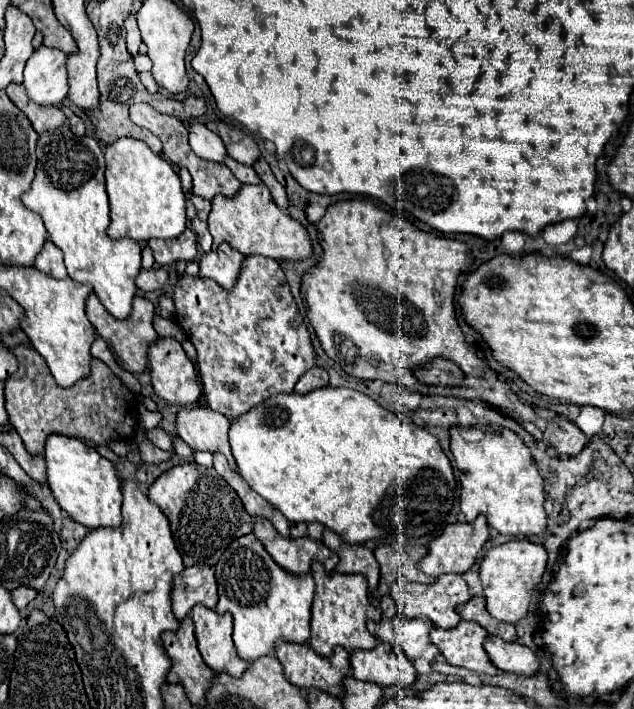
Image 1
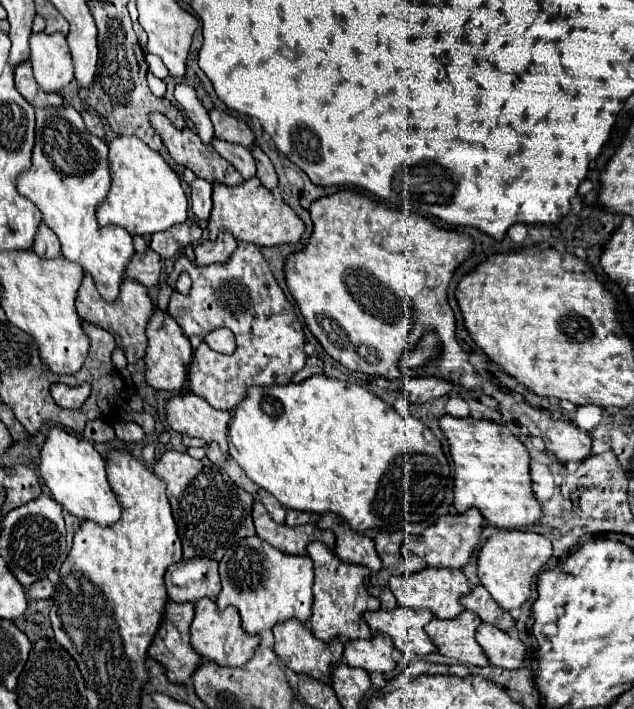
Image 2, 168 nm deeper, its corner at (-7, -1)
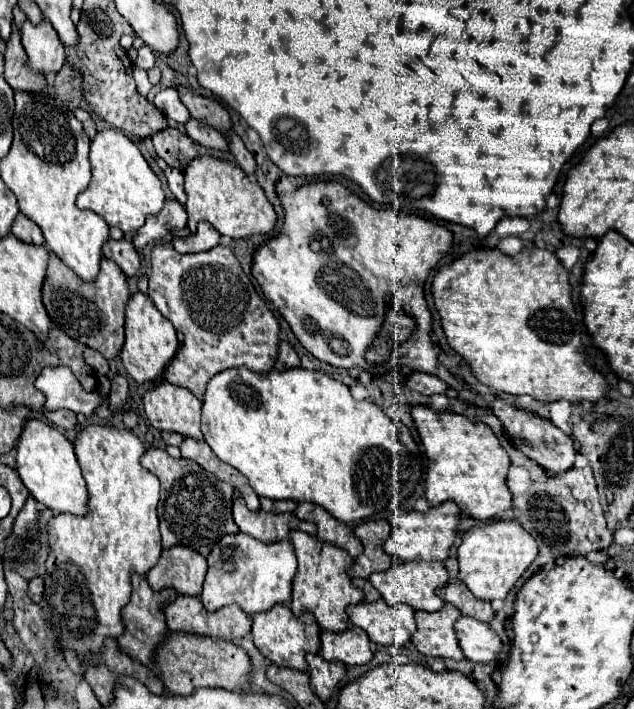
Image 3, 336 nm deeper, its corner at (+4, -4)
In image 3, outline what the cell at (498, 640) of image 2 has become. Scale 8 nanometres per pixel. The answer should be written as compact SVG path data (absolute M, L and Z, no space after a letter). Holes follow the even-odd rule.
M462 616L454 624L454 630L458 636L460 648L470 662L490 664L492 660L496 660L496 656L502 650L500 636L488 624L480 622L476 618Z

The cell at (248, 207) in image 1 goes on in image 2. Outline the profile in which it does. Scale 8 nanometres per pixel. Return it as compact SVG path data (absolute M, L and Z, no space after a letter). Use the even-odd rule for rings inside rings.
M257 177L245 179L241 185L223 185L213 183L213 209L207 221L209 239L215 241L219 229L227 229L233 233L237 241L255 243L259 247L271 247L281 243L297 243L301 233L305 231L305 223L295 215L295 211L279 197L275 197L269 189L261 185Z

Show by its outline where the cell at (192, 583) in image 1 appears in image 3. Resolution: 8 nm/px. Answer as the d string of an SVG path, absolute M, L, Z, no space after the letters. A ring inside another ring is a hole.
M174 546L162 550L158 564L148 572L146 580L154 592L172 588L178 594L200 596L200 588L206 576L206 558L198 552Z

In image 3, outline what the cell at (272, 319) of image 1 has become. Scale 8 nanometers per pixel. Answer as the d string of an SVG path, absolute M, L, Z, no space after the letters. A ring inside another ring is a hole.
M156 244L152 250L152 270L148 282L148 296L152 298L154 306L174 324L178 332L184 334L184 346L176 352L164 372L164 378L170 384L182 386L190 390L198 400L204 400L204 388L208 386L208 380L212 380L212 376L222 370L248 366L248 370L256 374L268 374L274 368L280 348L280 322L264 298L260 298L254 290L232 248L214 246L212 250L198 254L178 254L172 244Z

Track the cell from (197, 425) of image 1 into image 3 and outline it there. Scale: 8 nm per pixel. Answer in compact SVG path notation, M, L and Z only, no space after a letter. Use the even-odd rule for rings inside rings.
M168 382L158 384L156 388L152 388L144 394L144 412L156 430L178 432L186 438L204 440L204 436L202 436L202 402L186 388L178 388Z

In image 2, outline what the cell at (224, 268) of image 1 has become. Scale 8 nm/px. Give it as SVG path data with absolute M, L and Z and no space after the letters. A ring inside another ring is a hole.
M219 231L217 241L201 241L199 245L195 245L195 263L197 265L211 265L211 263L219 263L225 261L233 251L235 251L235 237L227 231Z

